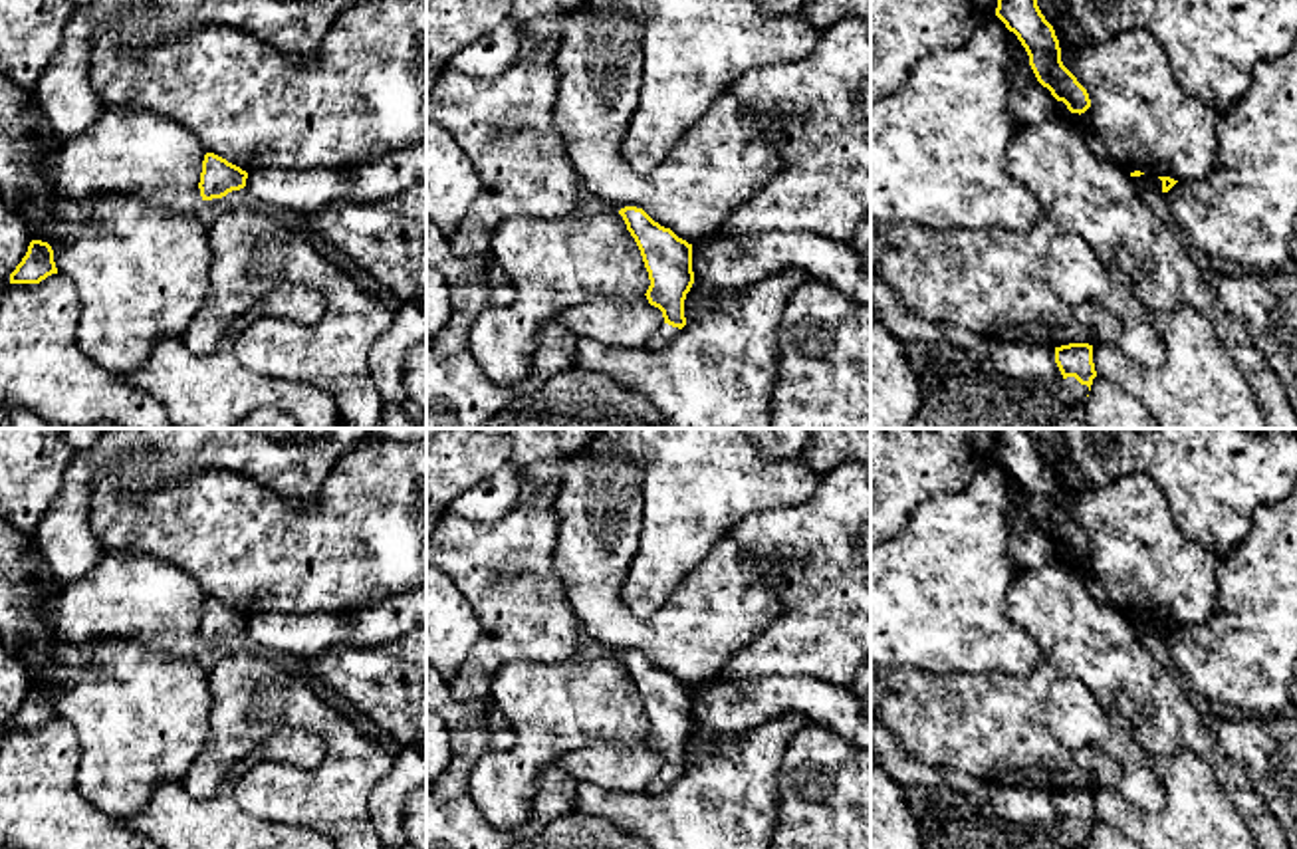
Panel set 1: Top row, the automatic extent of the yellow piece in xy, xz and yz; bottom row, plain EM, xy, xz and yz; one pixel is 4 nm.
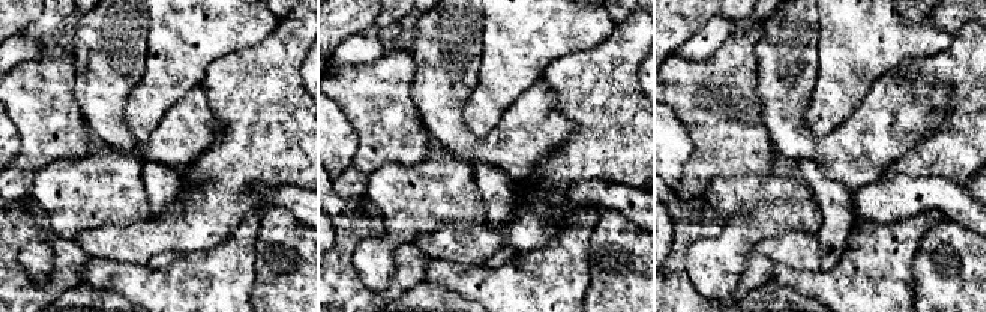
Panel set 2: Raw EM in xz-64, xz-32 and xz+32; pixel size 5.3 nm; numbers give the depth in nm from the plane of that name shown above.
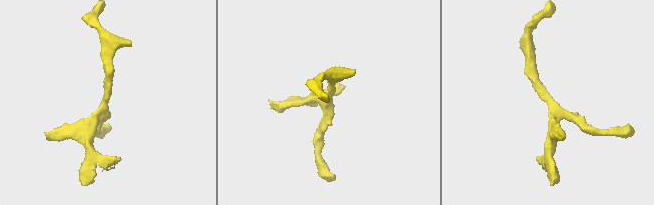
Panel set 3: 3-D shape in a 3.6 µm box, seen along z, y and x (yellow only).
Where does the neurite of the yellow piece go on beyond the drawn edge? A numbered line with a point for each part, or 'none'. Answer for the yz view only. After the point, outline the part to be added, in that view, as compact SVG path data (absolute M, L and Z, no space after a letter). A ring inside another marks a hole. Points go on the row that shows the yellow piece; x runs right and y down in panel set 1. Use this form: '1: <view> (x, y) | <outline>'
1: yz (972, 399) | M956 373L924 393L910 428L1089 428L1087 395L1075 377L1039 387L996 373Z

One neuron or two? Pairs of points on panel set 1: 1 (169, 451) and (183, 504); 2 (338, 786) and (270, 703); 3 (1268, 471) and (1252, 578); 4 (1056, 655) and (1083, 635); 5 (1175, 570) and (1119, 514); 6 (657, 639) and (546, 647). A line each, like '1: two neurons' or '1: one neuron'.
1: two neurons
2: one neuron
3: two neurons
4: one neuron
5: one neuron
6: two neurons

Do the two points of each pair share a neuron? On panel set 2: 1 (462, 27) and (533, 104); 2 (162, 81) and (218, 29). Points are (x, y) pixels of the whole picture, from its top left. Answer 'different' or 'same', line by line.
1: same
2: same

